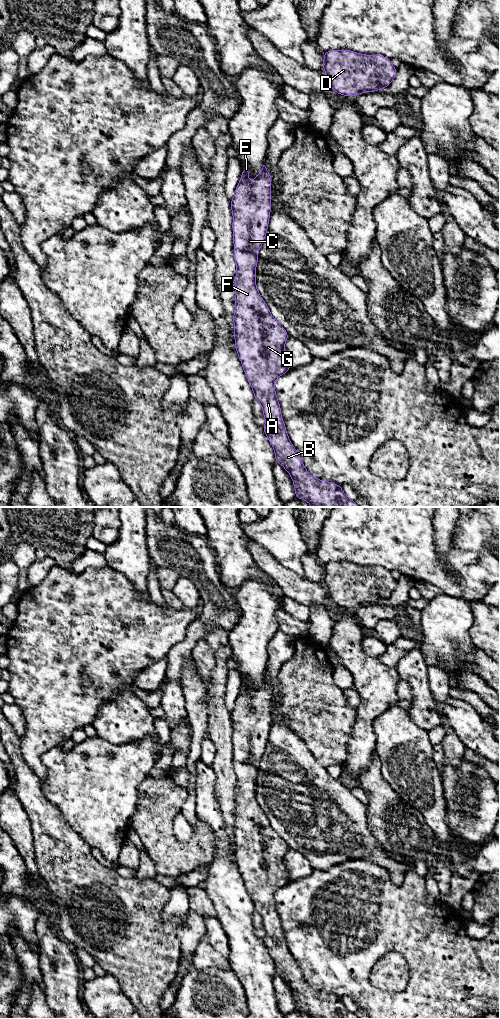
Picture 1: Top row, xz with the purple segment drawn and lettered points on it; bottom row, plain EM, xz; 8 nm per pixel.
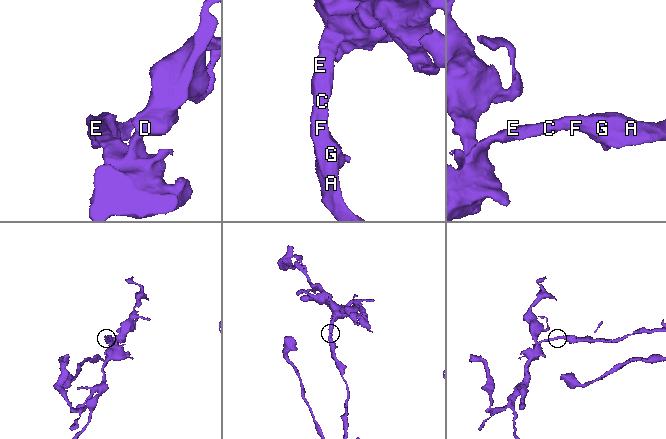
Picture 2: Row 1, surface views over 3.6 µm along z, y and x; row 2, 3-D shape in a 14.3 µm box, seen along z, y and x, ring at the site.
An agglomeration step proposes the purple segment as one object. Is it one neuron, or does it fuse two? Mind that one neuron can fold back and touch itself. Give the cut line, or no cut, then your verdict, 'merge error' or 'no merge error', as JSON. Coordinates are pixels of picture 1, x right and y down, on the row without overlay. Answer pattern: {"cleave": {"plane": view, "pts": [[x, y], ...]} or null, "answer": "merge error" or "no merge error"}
{"cleave": null, "answer": "no merge error"}

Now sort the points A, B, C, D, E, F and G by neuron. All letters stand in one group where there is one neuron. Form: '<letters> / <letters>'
A B C D E F G

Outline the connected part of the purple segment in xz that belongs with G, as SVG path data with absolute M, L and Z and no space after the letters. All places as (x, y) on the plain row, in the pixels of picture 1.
M263 677L260 686L257 687L253 693L248 693L246 691L249 686L250 681L248 678L246 678L242 682L240 693L236 699L235 706L230 713L233 727L233 757L235 760L233 763L233 768L237 777L237 783L235 787L235 821L233 827L236 863L248 894L253 902L254 910L259 913L262 918L263 929L266 932L266 936L262 939L262 941L274 961L275 974L281 976L291 988L295 1000L295 1010L307 1013L312 1019L360 1019L355 1013L352 1013L346 1008L340 997L313 989L306 982L299 964L295 961L287 946L286 939L281 927L281 920L277 911L274 894L279 888L284 887L291 880L290 874L284 863L284 857L289 848L284 839L280 837L278 833L271 827L268 817L265 815L256 799L256 778L258 775L257 766L265 752L271 725L272 689L265 677Z

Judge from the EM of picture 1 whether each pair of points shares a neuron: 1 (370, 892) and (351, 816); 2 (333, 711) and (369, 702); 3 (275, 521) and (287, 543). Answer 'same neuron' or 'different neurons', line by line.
1: different neurons
2: different neurons
3: same neuron

